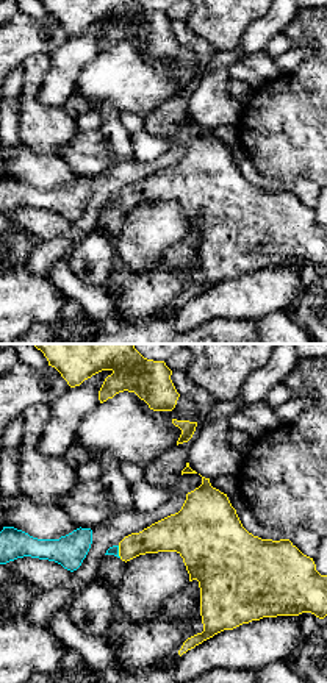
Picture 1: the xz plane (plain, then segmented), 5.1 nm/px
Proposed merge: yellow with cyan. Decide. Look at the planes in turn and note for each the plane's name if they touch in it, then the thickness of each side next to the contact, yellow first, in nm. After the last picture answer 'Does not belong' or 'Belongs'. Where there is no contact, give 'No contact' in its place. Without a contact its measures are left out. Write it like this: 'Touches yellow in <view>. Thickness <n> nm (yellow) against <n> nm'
Touches yellow in xz. Thickness 160 nm (yellow) against 50 nm

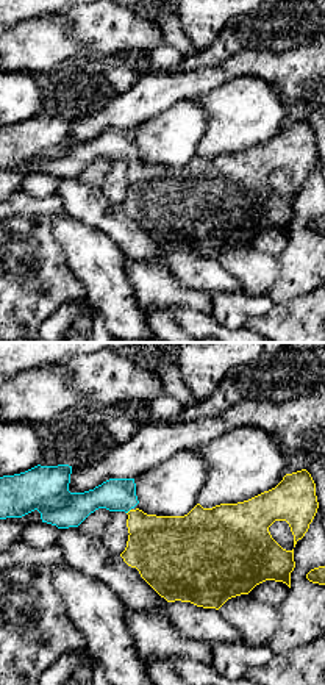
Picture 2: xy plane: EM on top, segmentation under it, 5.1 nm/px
Touches yellow in xy. Thickness 340 nm (yellow) against 180 nm

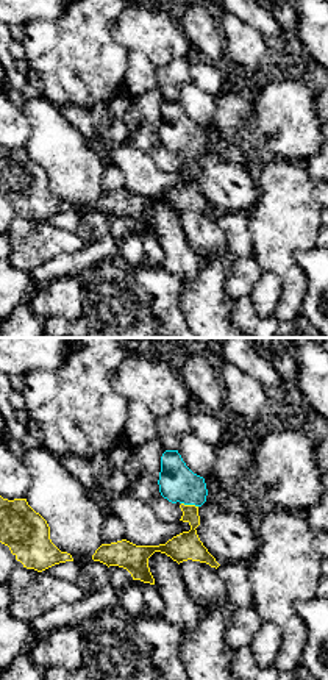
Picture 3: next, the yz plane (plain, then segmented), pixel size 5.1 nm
Touches yellow in yz. Thickness 140 nm (yellow) against 190 nm

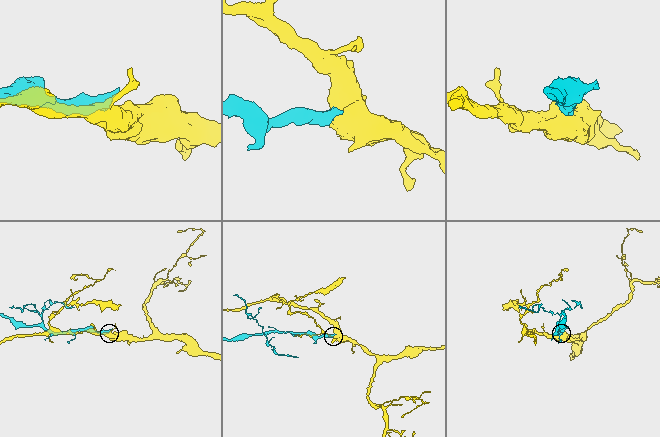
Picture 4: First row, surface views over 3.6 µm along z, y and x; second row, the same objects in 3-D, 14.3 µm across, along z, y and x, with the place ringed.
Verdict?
Belongs

